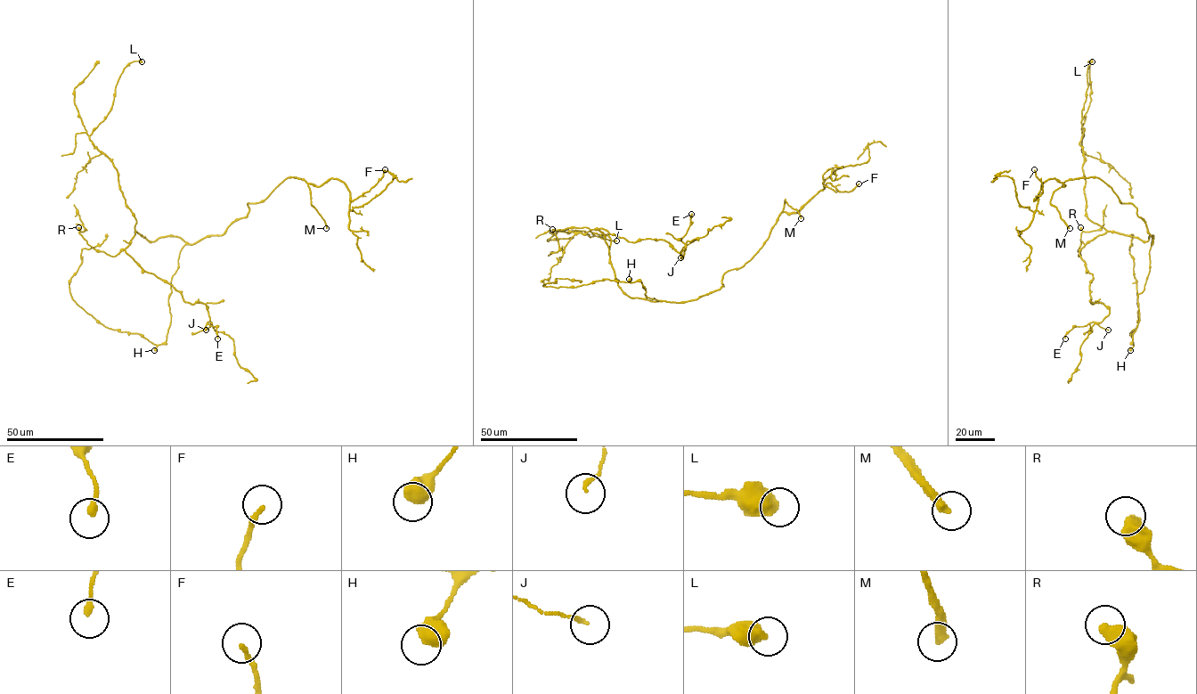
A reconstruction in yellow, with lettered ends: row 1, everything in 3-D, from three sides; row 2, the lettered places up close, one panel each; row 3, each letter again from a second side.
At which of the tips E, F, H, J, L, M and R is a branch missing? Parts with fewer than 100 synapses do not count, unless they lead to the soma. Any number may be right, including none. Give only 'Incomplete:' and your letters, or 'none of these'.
Incomplete: M

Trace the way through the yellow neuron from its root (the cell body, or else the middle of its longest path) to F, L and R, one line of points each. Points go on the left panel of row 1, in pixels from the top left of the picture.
F: (197, 242), (222, 235), (288, 177), (337, 178), (353, 200), (385, 169)
L: (197, 242), (174, 236), (150, 240), (136, 232), (117, 169), (89, 139), (111, 107), (123, 69), (142, 61)
R: (197, 242), (187, 244), (174, 236), (150, 240), (135, 231), (131, 243), (112, 256), (90, 246), (78, 227)

